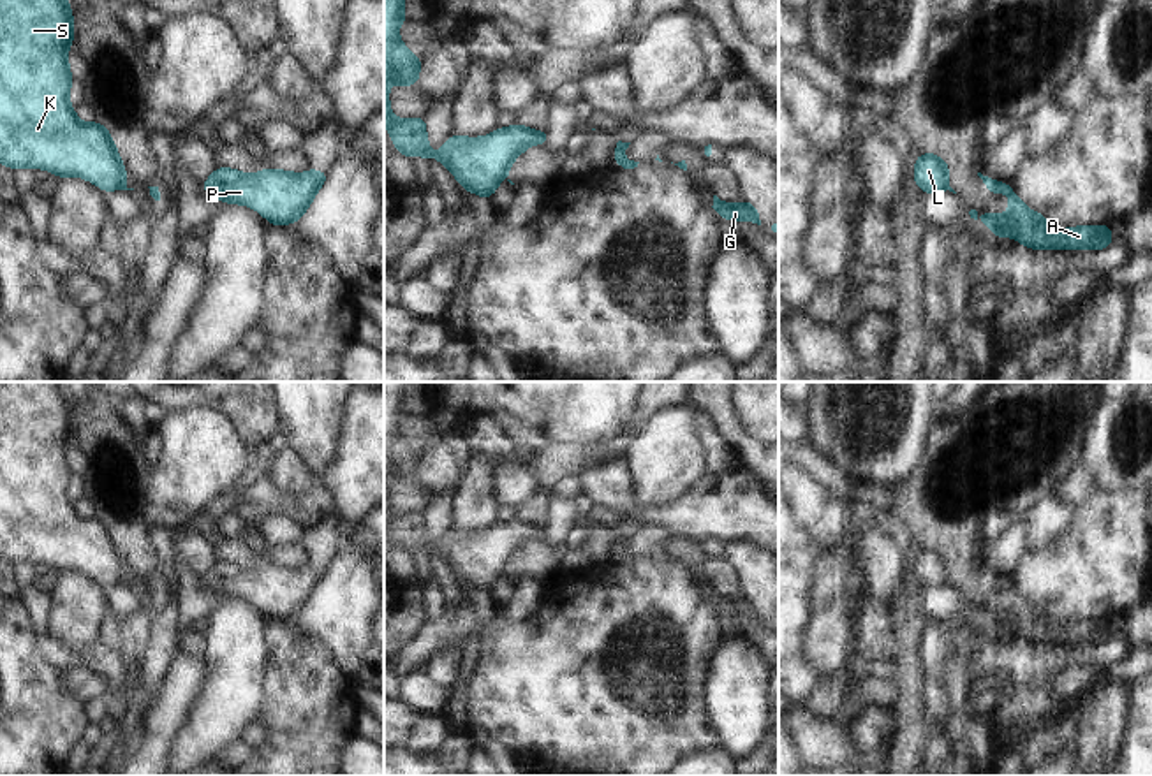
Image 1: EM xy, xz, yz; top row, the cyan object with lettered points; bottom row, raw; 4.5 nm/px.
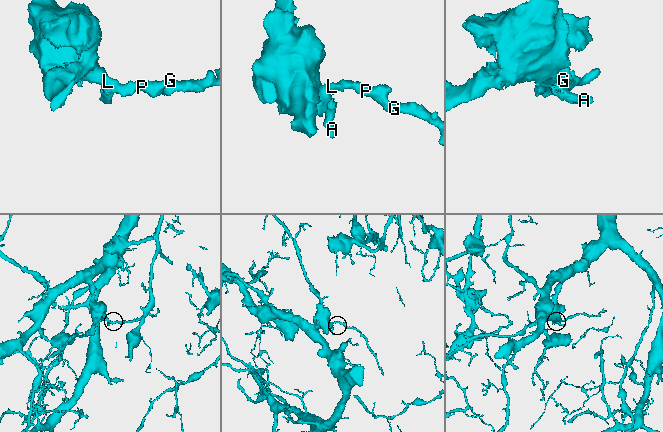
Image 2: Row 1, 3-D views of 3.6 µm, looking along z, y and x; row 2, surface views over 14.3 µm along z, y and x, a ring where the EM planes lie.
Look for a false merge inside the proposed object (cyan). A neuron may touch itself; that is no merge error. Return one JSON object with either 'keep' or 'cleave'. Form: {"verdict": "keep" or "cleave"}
{"verdict": "cleave"}

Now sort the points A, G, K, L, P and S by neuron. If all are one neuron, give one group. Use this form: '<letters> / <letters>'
A / G K L P S

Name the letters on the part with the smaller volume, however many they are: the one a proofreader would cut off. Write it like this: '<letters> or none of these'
A

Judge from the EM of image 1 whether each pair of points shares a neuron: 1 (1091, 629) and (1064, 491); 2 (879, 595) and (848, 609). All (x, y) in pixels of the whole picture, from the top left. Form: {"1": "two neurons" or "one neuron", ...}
{"1": "two neurons", "2": "two neurons"}

